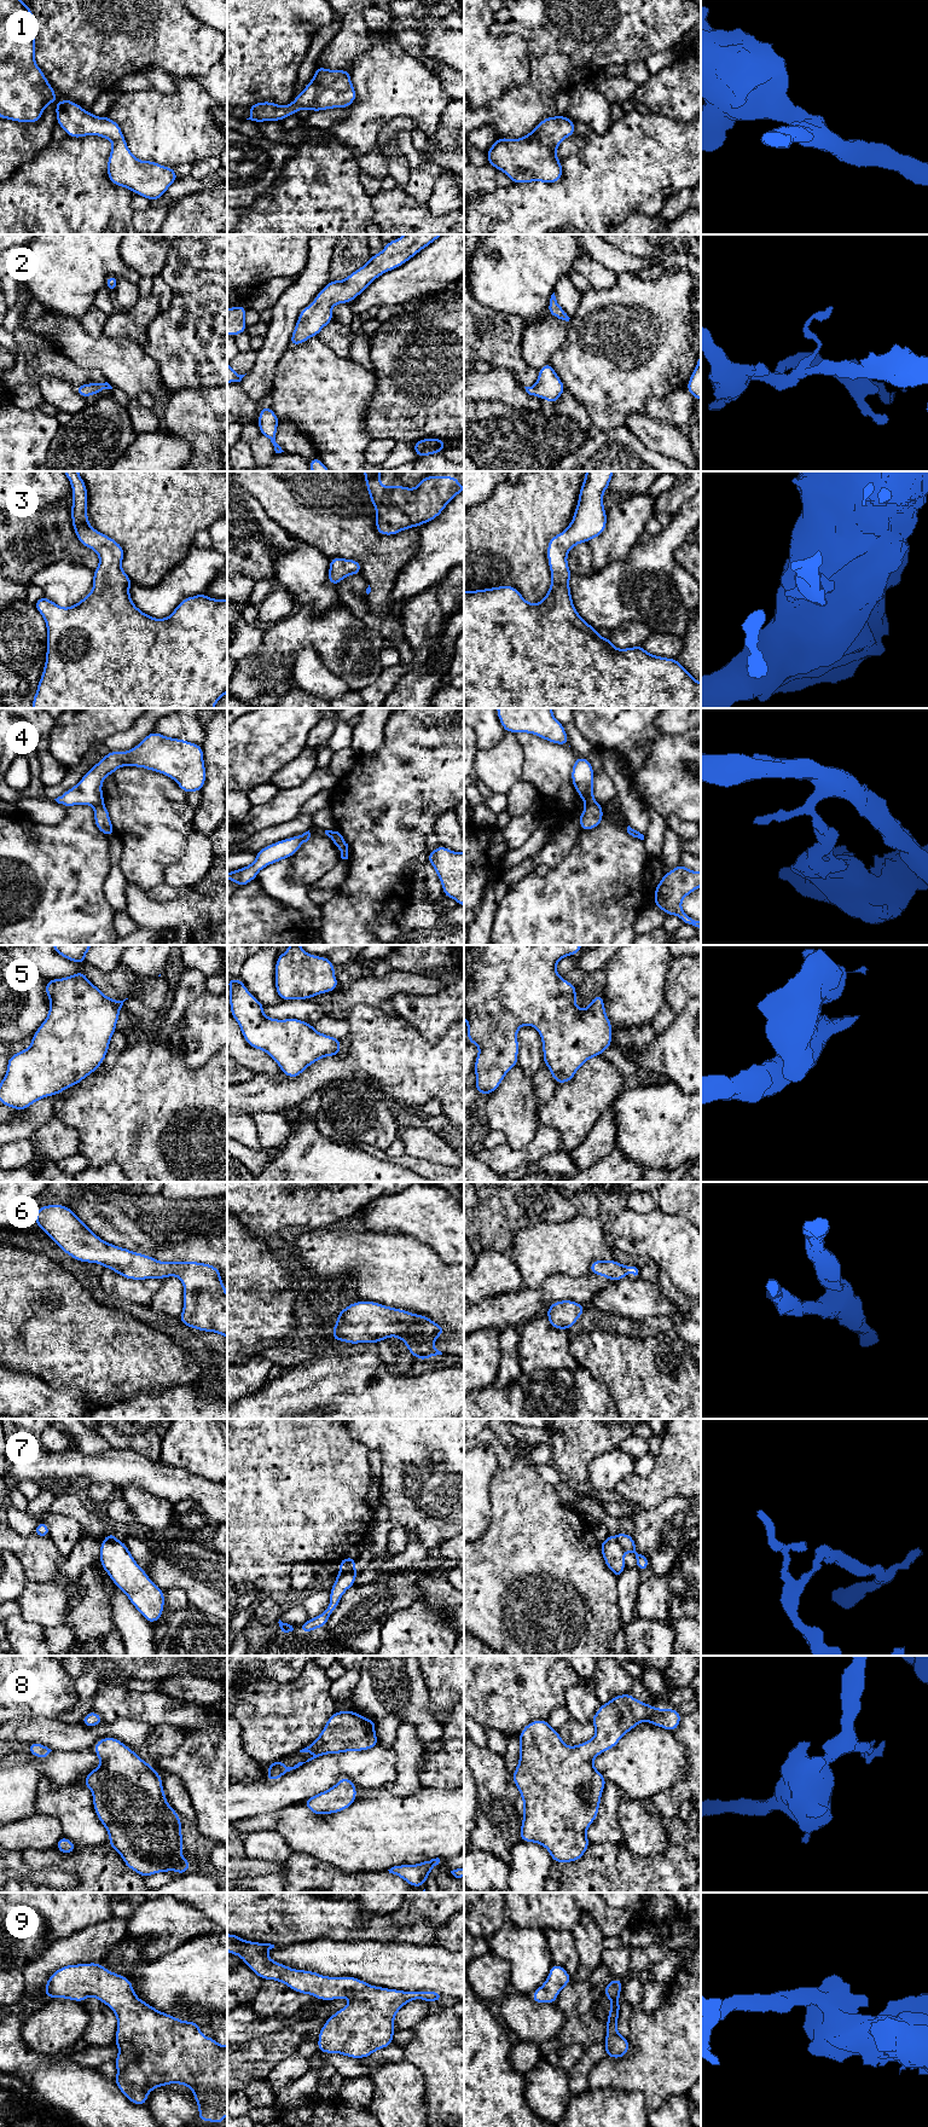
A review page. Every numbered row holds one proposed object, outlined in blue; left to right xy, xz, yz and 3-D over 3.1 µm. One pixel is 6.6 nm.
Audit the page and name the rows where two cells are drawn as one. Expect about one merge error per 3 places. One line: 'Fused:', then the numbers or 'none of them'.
Fused: 4, 7

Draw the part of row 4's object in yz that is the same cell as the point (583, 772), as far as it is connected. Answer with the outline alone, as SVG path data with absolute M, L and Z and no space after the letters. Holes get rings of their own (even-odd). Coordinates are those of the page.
M576 755L572 769L572 782L586 805L596 802L593 795L593 773L591 761Z

